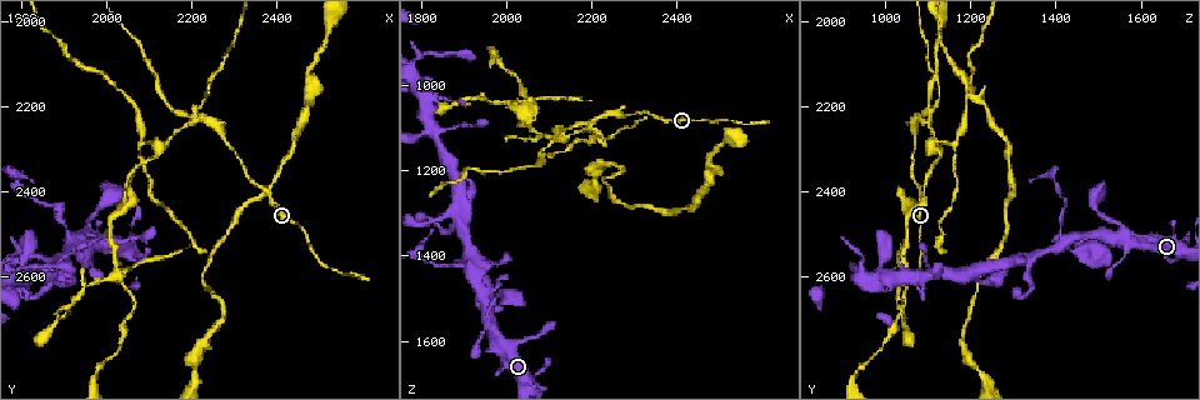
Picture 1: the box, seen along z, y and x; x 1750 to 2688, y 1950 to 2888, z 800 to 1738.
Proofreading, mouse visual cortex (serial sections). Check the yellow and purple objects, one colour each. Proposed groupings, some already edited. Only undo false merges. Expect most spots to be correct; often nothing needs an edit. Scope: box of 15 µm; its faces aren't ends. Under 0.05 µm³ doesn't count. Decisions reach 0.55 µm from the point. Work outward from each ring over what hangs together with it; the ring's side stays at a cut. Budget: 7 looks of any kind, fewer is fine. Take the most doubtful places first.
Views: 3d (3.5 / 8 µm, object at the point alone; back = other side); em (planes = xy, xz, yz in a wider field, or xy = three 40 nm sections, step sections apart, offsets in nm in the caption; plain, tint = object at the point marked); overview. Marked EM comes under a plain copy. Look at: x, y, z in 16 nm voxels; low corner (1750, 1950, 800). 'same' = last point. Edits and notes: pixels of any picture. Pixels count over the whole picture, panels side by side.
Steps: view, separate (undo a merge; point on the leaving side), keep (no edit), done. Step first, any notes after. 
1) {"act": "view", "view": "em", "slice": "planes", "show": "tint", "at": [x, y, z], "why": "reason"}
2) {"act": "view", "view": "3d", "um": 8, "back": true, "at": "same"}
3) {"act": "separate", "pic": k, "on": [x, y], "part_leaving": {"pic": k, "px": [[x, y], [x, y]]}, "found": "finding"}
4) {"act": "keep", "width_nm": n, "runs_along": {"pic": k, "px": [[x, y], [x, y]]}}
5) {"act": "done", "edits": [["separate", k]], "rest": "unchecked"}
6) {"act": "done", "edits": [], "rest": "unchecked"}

{"act": "view", "view": "3d", "um": 3.5, "at": [2205, 2230, 1085], "why": "small branch off a trunk"}

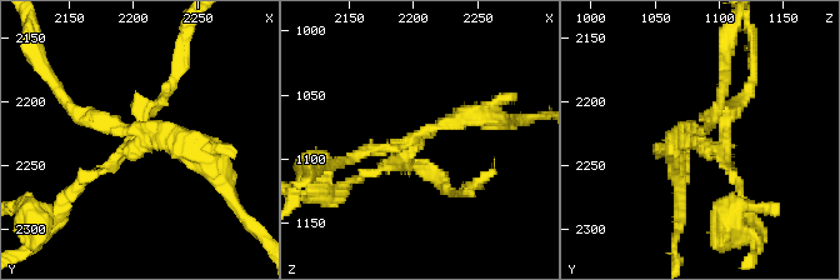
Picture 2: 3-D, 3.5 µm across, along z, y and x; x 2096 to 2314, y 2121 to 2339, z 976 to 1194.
{"act": "view", "view": "em", "slice": "xy", "step": 2, "show": "tint", "at": [2206, 2230, 1084], "arms": 4, "arm_widths_nm": [100, 150, 200, 300], "why": "now the EM"}

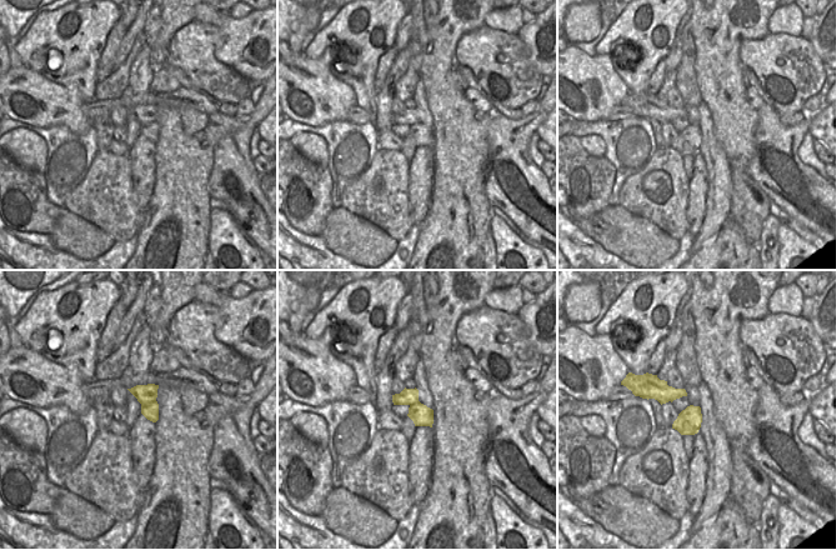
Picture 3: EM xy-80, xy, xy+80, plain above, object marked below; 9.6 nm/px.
{"act": "keep", "runs_along": {"pic": 2, "px": [[491, 115], [441, 121], [361, 176]]}, "found": "one cell here"}

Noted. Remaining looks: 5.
{"act": "view", "view": "3d", "um": 8, "at": [2085, 2295, 1165], "why": "sharp bend"}

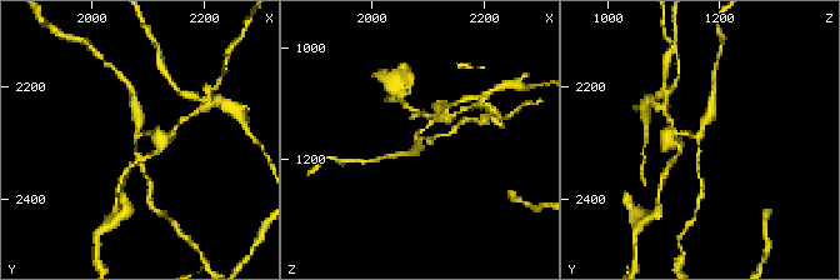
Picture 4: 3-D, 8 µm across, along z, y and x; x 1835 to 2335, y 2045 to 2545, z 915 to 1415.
{"act": "view", "view": "em", "slice": "xy", "step": 2, "show": "tint", "at": [2075, 2285, 1160], "arms": 3, "arm_widths_nm": [150, 150, 300], "why": "need the tissue"}

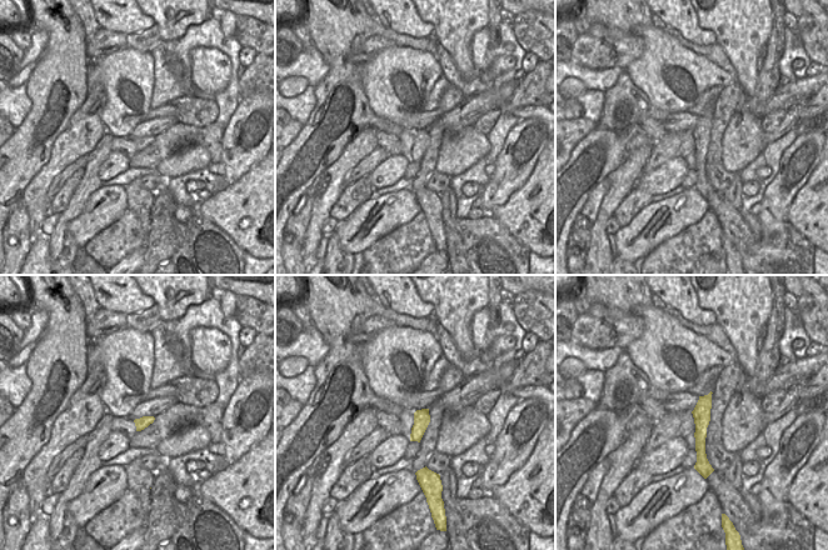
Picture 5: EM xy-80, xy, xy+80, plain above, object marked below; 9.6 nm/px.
{"act": "keep", "runs_along": {"pic": 5, "px": [[708, 398], [701, 424], [706, 468]]}, "found": "one cell here"}

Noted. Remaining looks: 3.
{"act": "view", "view": "3d", "um": 3.5, "at": [1920, 2515, 1420], "why": "sharp bend"}

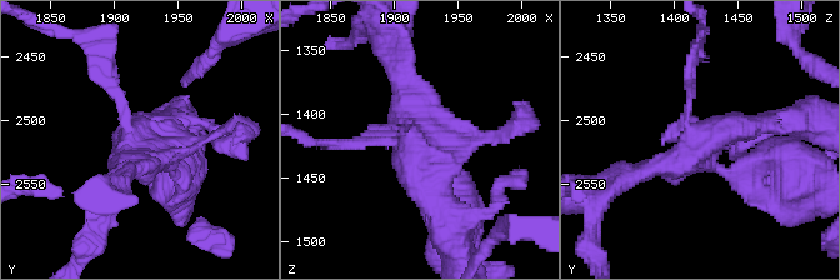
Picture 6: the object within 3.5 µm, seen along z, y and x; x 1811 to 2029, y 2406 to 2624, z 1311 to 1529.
{"act": "view", "view": "em", "slice": "xy", "step": 5, "show": "tint", "at": [1916, 2520, 1420]}

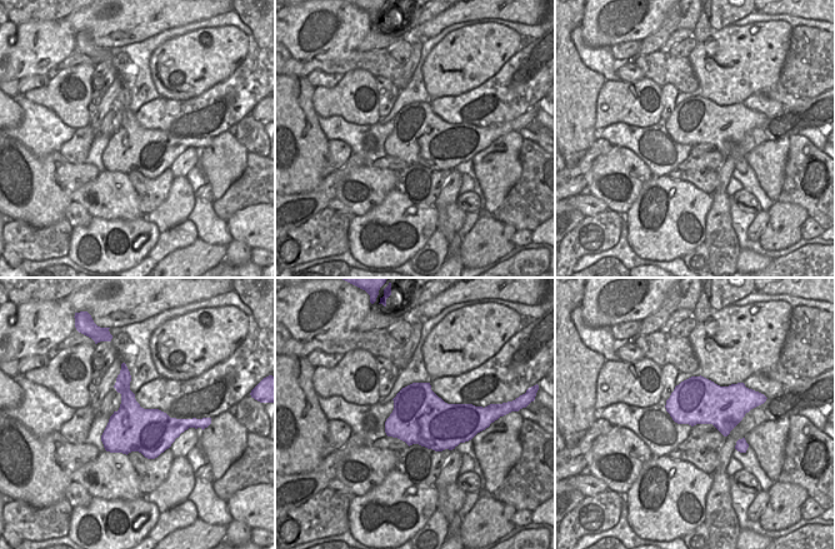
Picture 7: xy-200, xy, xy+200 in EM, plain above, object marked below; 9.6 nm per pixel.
{"act": "view", "view": "em", "slice": "xy", "step": 1, "show": "tint", "at": "same"}

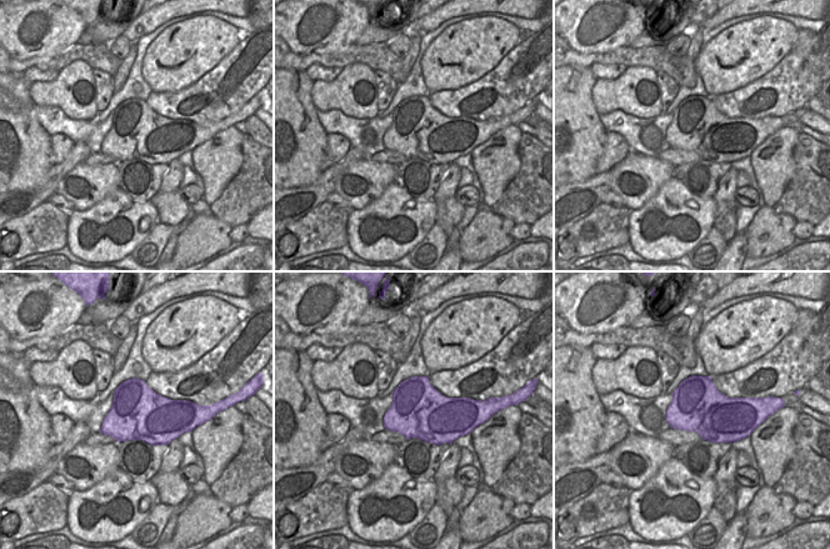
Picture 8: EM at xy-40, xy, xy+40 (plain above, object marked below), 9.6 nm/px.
{"act": "keep", "width_nm": 550, "runs_along": {"pic": 6, "px": [[765, 121], [628, 175]]}, "found": "all the same cell"}

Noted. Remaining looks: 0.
{"act": "done", "edits": [], "rest": "unchecked"}

